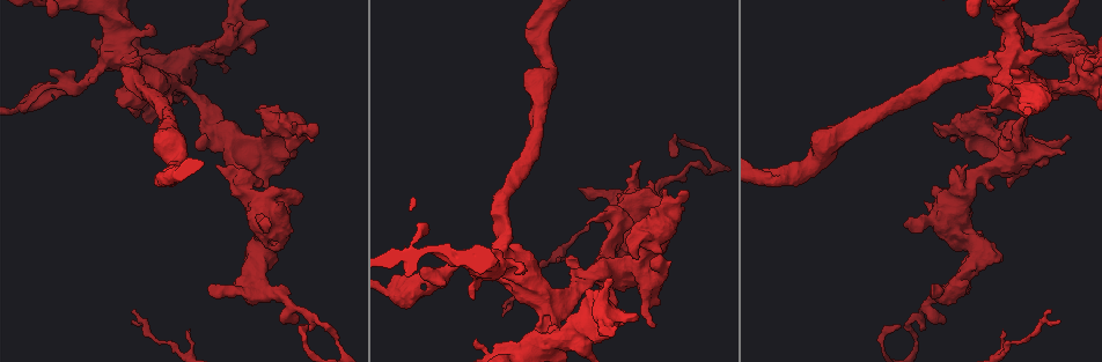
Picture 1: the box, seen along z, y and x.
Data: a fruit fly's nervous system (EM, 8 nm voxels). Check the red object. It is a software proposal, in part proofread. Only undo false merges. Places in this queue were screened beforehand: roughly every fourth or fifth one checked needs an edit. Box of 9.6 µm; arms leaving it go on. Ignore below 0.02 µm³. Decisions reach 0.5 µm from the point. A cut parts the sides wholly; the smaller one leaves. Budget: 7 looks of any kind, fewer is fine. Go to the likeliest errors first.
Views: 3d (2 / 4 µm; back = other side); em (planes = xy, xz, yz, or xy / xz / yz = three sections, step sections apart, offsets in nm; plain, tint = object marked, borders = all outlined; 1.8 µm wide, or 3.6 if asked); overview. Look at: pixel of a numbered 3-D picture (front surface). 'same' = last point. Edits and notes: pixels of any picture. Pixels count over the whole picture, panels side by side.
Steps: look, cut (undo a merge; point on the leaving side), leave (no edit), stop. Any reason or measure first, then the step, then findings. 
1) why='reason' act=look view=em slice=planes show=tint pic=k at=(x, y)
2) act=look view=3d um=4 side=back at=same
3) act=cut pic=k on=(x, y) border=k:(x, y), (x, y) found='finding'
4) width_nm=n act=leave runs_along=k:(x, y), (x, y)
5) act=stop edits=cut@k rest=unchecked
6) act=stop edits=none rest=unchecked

why='calibre changes' act=look view=3d um=2 pic=1 at=(263, 287)

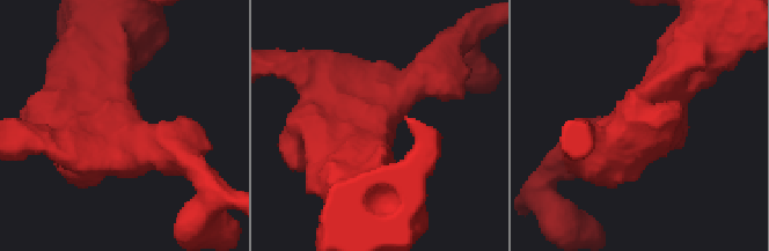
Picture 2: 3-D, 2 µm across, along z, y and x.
act=look view=em um=3.6 slice=yz step=4 show=tint pic=2 at=(382, 106)

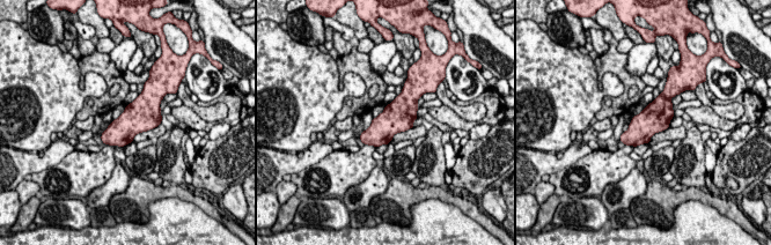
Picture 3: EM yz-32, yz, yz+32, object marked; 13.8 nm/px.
act=look view=em um=3.6 slice=planes show=tint at=same

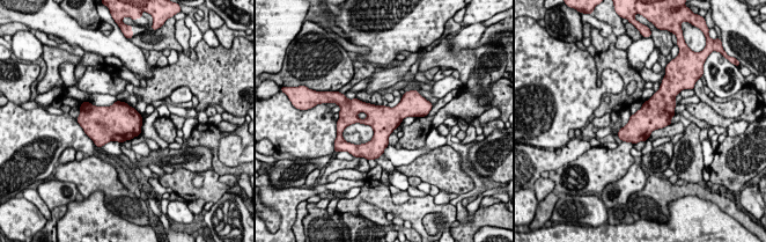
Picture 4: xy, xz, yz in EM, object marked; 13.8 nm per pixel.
act=leave found='one neuron here'

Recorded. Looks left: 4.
why='two arms at a narrow angle' act=look view=3d um=4 pic=1 at=(649, 267)

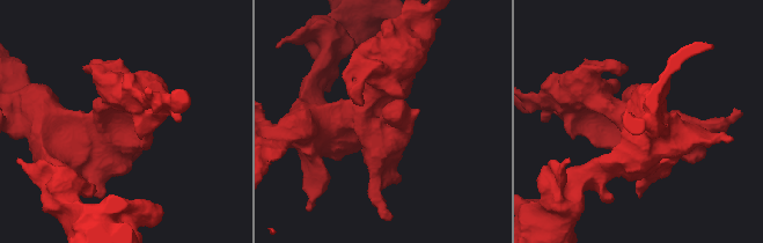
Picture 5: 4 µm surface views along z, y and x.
why='now the EM' act=look view=em slice=xy step=8 show=tint pic=5 at=(123, 136)

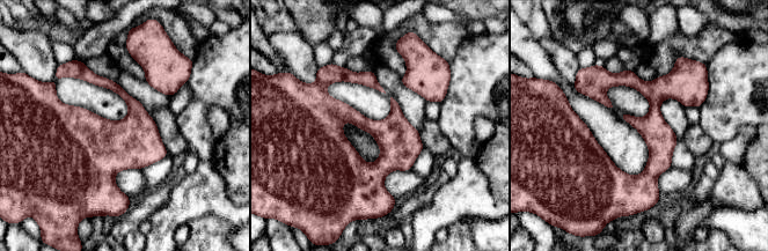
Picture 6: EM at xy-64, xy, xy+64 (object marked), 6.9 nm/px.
act=look view=em slice=planes show=tint at=same

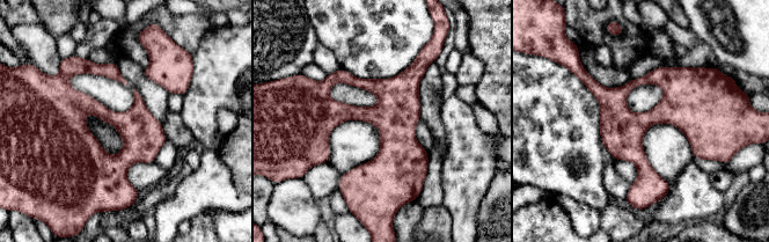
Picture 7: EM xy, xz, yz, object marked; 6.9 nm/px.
act=leave found='one neuron here'

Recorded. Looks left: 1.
act=stop edits=none rest=unchecked

